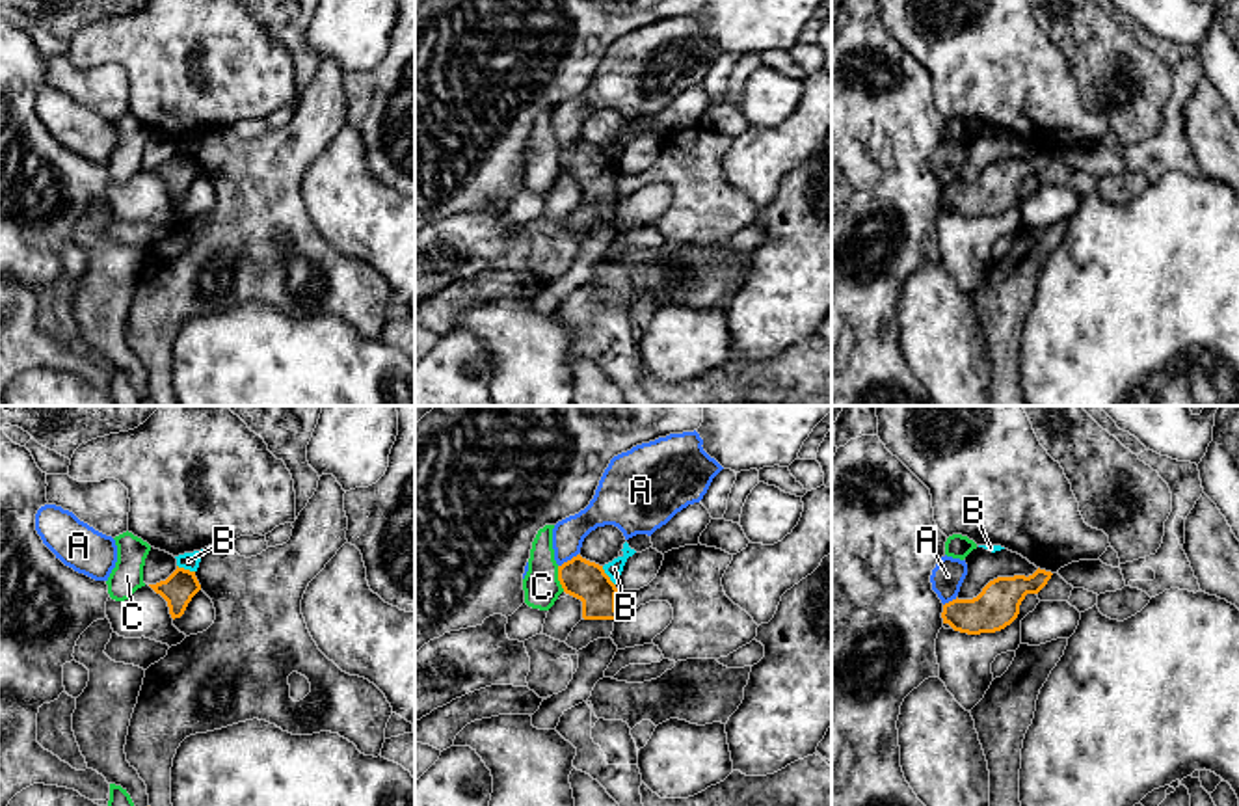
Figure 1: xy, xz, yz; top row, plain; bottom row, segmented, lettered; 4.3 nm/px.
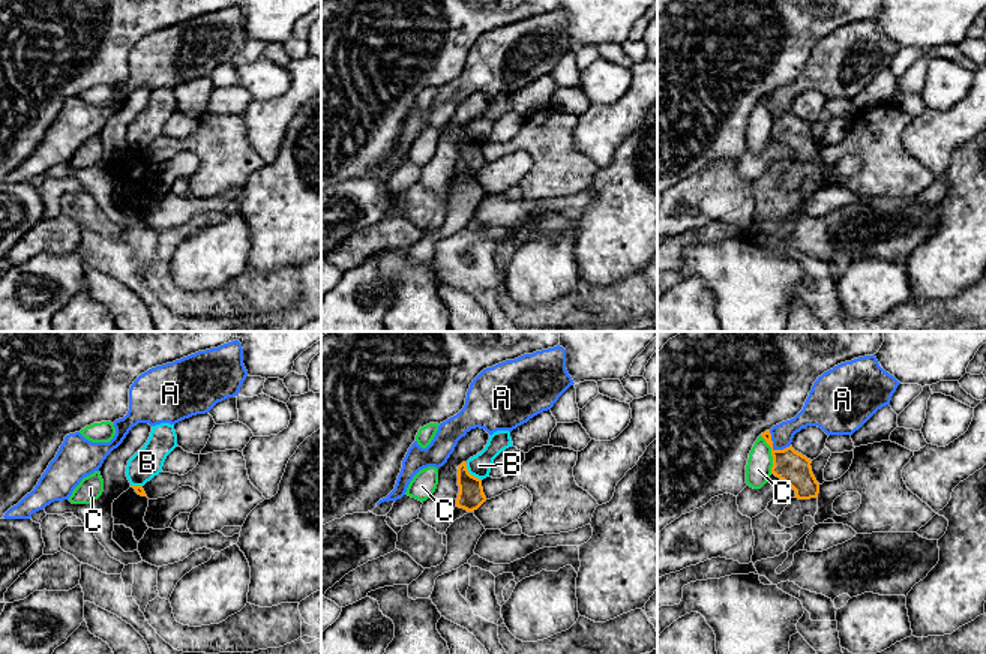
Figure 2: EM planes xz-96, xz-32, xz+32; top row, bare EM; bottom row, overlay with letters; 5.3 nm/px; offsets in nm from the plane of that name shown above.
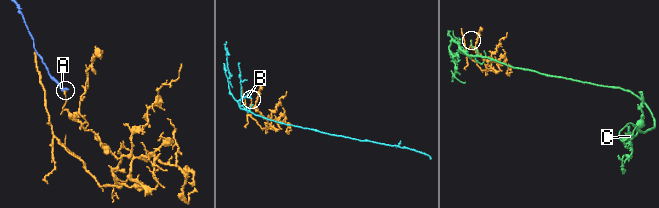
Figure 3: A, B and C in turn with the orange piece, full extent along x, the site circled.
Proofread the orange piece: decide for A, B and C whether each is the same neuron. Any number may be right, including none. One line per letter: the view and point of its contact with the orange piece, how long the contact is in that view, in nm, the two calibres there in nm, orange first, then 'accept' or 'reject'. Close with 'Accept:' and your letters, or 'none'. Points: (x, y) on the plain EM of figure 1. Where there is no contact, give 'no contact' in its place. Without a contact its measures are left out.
A: xz (568, 144) | 110 nm | 170/140 nm | reject
B: xz (607, 159) | 110 nm | 170/70 nm | reject
C: xz (559, 162) | 120 nm | 170/160 nm | reject
Accept: none

